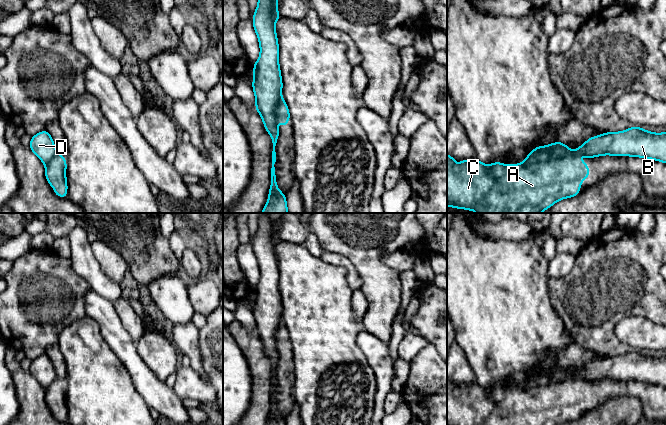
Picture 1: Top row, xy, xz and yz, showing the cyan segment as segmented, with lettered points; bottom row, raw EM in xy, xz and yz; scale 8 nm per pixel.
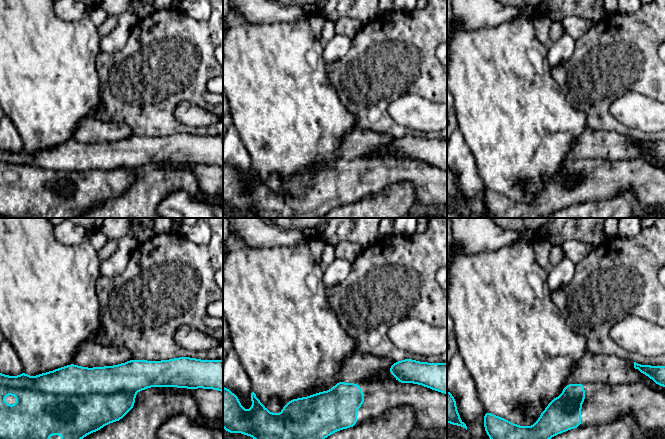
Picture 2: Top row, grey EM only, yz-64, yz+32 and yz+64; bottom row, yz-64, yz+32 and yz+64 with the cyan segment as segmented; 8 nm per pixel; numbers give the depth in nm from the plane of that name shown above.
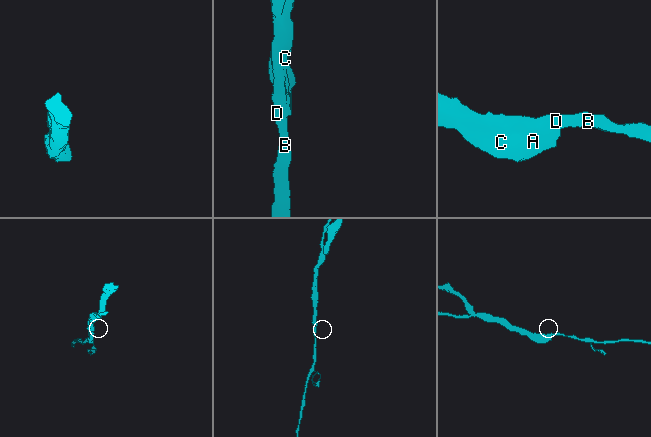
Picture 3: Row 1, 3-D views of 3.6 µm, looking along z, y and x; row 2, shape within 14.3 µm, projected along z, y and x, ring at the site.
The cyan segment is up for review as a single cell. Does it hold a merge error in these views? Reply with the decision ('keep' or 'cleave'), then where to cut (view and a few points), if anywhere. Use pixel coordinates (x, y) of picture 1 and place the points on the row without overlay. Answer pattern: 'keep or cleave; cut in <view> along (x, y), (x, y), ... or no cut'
keep; no cut

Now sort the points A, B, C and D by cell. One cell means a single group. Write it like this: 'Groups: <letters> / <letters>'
Groups: A B C D

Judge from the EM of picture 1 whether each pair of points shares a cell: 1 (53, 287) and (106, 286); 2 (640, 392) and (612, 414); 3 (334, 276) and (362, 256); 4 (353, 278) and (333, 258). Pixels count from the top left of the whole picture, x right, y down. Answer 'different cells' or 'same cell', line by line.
1: different cells
2: different cells
3: different cells
4: same cell

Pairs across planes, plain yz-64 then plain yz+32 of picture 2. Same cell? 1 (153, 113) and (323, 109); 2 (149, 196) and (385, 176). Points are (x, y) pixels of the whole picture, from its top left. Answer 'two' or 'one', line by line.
1: two
2: two

